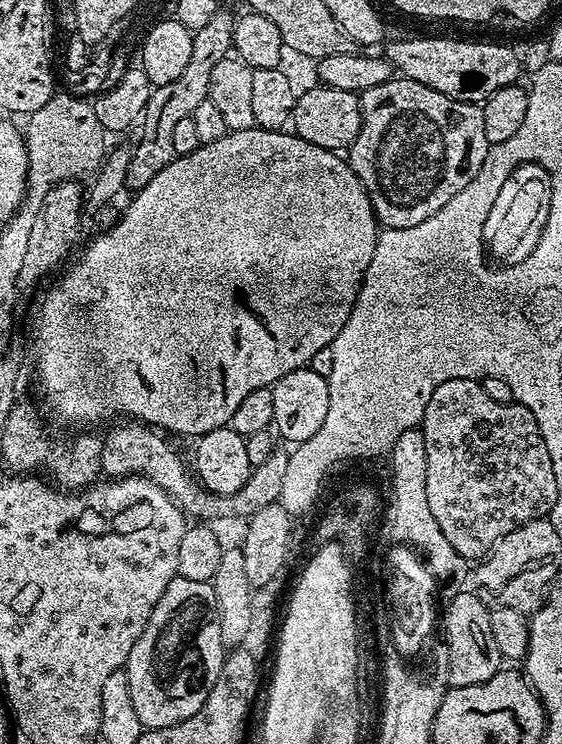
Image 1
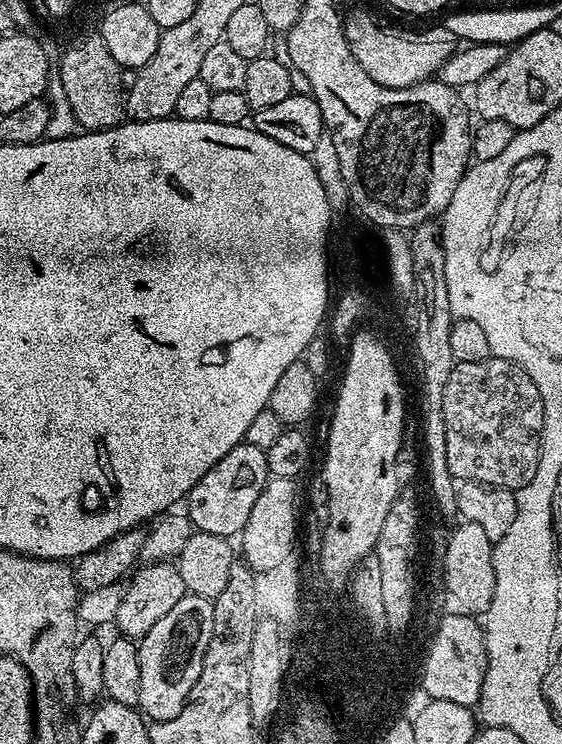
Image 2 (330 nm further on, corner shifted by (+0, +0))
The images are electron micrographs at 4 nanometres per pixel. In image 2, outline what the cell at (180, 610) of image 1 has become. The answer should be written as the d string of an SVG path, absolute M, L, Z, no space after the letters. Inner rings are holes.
M188 592L178 598L178 603L159 622L150 626L148 633L139 637L142 682L138 708L149 721L169 720L182 714L182 706L186 706L198 674L202 674L202 658L206 658L210 634L214 634L212 601Z

